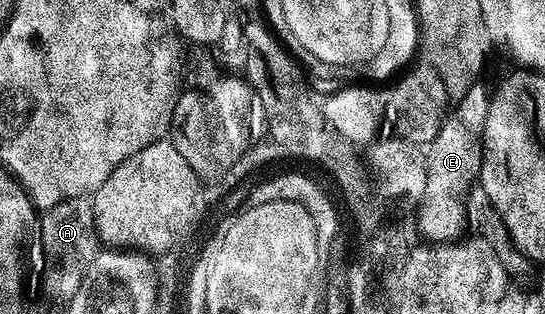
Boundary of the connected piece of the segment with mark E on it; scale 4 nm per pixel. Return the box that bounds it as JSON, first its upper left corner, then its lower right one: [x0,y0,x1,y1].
[418,85,489,245]

